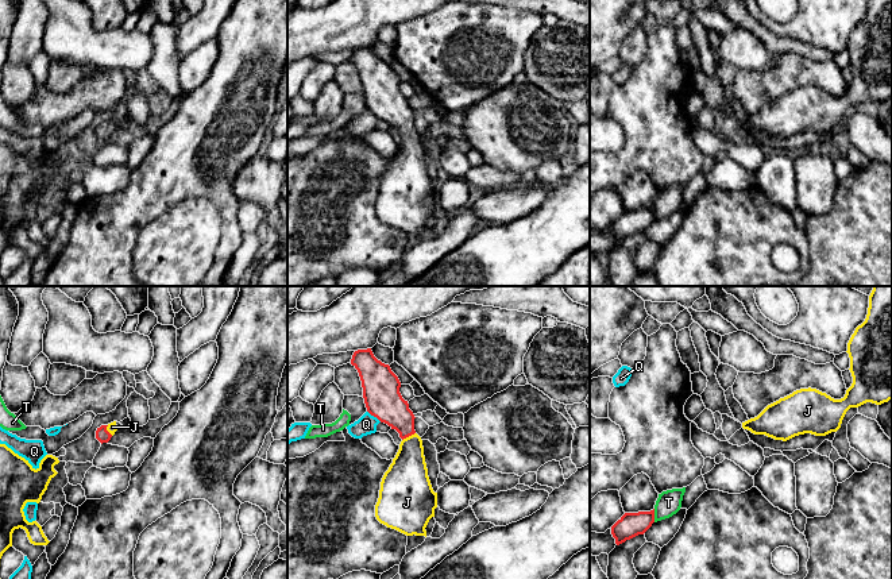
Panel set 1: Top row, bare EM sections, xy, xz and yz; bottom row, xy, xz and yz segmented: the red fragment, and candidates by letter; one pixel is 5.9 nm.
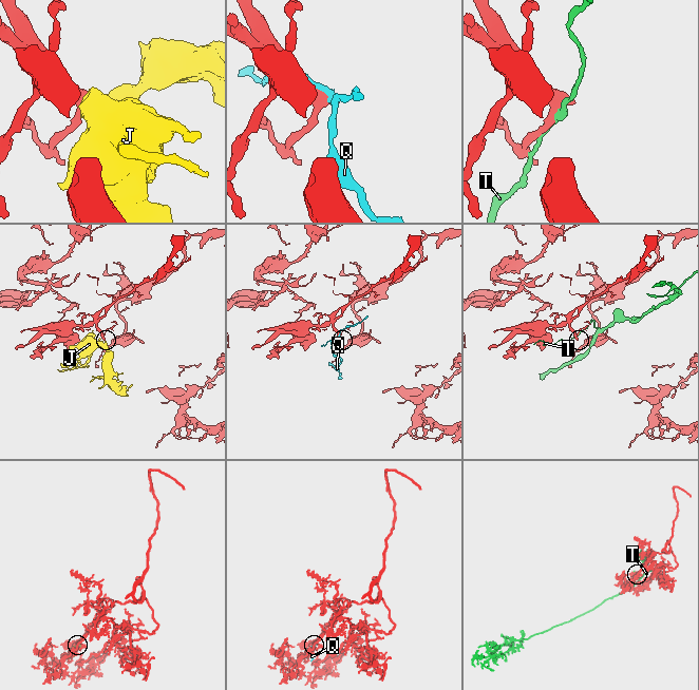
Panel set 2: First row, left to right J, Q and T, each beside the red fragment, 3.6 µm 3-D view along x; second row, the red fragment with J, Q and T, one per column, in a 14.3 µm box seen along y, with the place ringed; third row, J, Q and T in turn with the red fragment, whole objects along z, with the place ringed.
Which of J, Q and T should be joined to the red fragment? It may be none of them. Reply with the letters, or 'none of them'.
J

